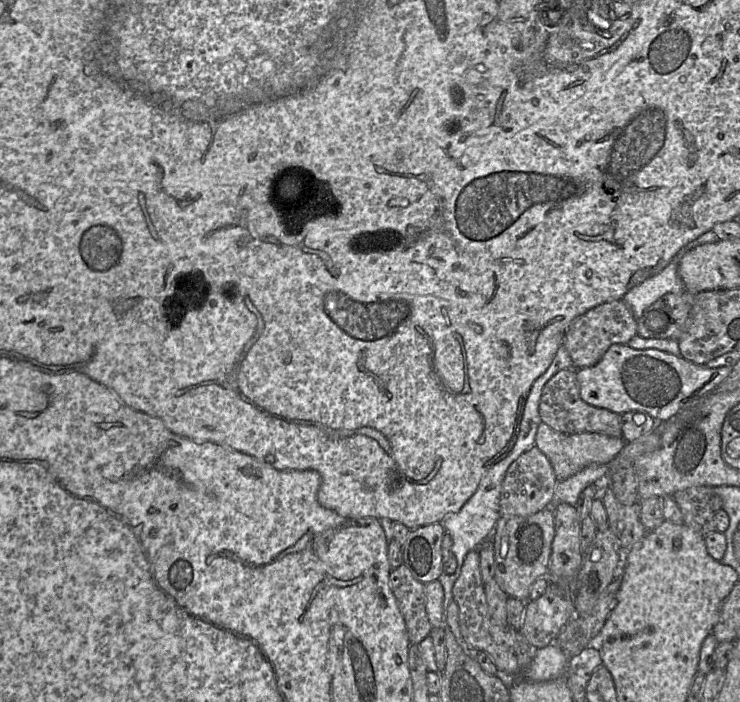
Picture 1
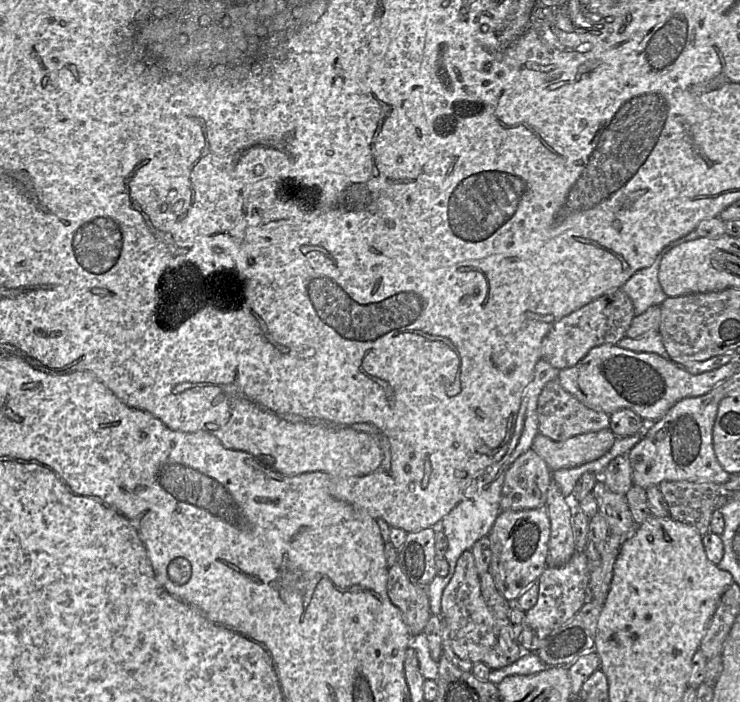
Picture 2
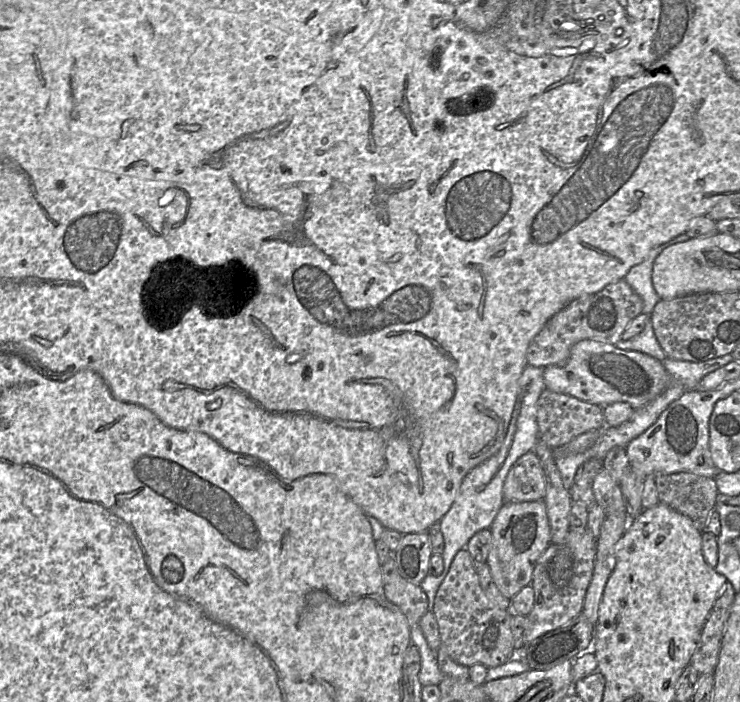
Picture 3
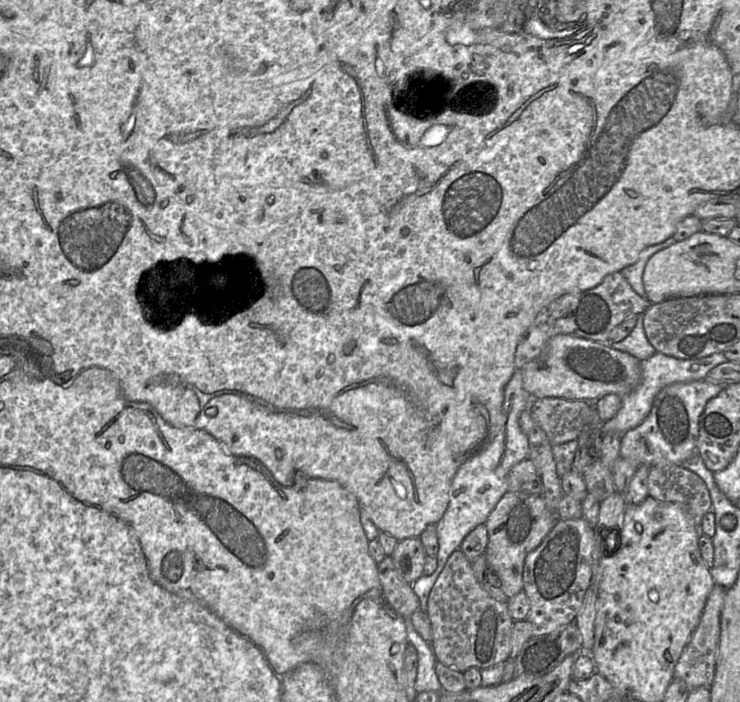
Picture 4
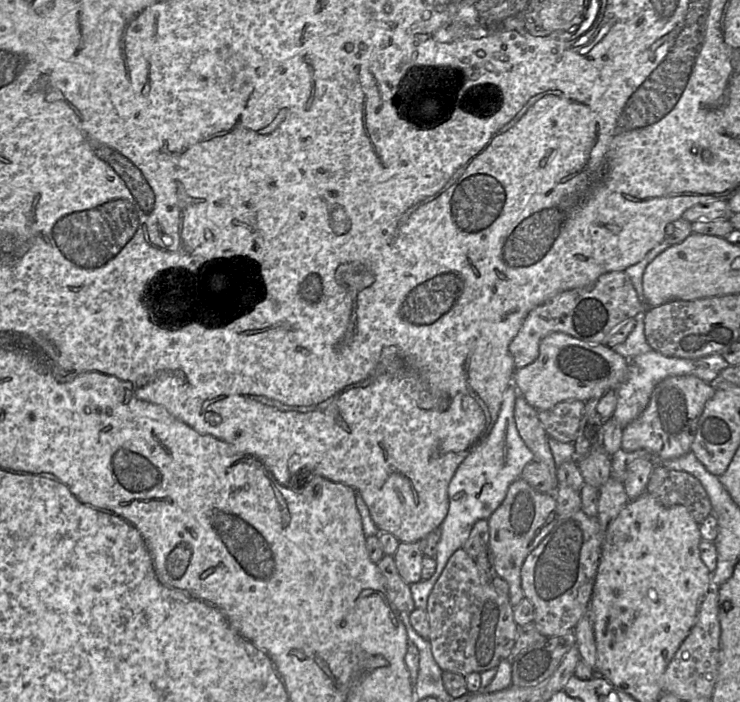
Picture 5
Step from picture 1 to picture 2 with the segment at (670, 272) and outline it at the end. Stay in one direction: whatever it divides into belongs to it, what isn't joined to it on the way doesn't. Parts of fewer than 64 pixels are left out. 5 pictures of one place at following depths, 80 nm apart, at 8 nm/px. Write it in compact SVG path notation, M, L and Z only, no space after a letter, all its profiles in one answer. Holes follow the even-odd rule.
M658 255L650 267L633 274L622 287L633 303L635 316L643 314L652 306L660 306L668 298L658 280L662 255Z

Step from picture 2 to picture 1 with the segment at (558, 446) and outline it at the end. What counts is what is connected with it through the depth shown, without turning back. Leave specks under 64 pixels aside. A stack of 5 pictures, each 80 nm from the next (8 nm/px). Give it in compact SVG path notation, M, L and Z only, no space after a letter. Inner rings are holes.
M541 422L535 439L535 446L549 459L559 480L565 480L584 468L595 464L610 463L623 449L625 440L622 437L612 437L599 433L564 434Z

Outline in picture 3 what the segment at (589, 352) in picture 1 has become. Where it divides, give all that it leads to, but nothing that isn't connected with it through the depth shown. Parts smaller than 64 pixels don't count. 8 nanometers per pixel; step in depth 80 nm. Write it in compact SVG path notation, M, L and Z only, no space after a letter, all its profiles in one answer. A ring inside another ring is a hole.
M625 279L607 285L595 294L573 300L557 312L534 337L527 352L527 364L545 368L562 365L570 357L572 347L582 340L615 344L628 324L642 313L643 301Z

